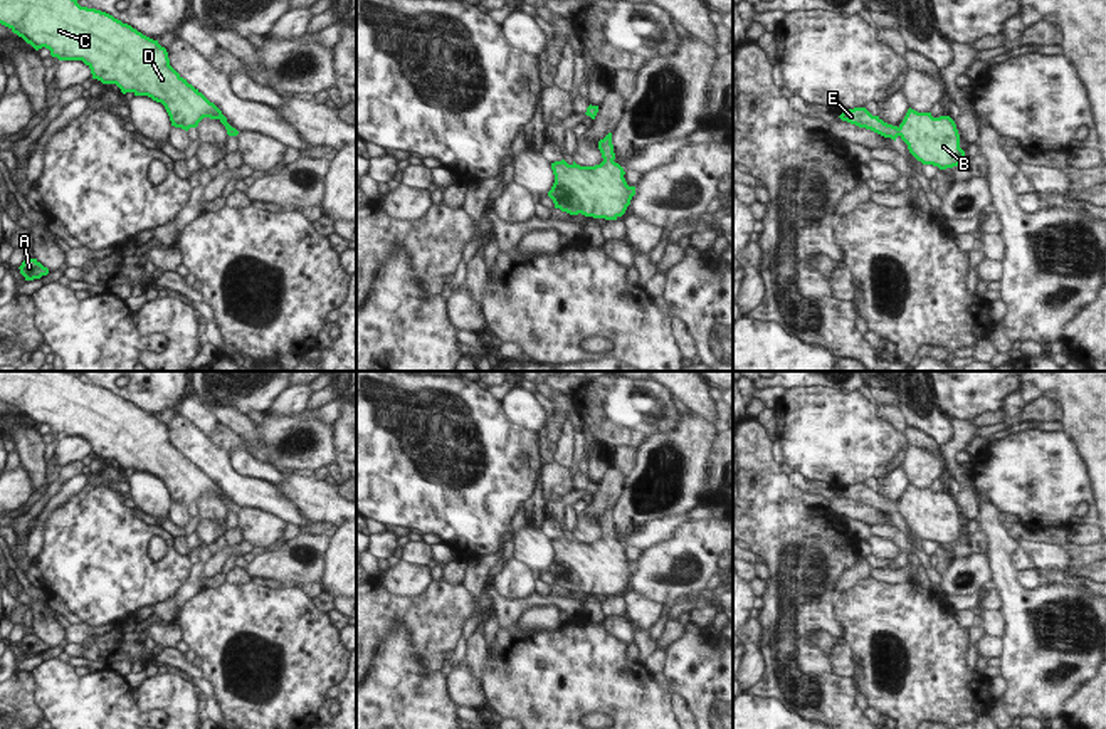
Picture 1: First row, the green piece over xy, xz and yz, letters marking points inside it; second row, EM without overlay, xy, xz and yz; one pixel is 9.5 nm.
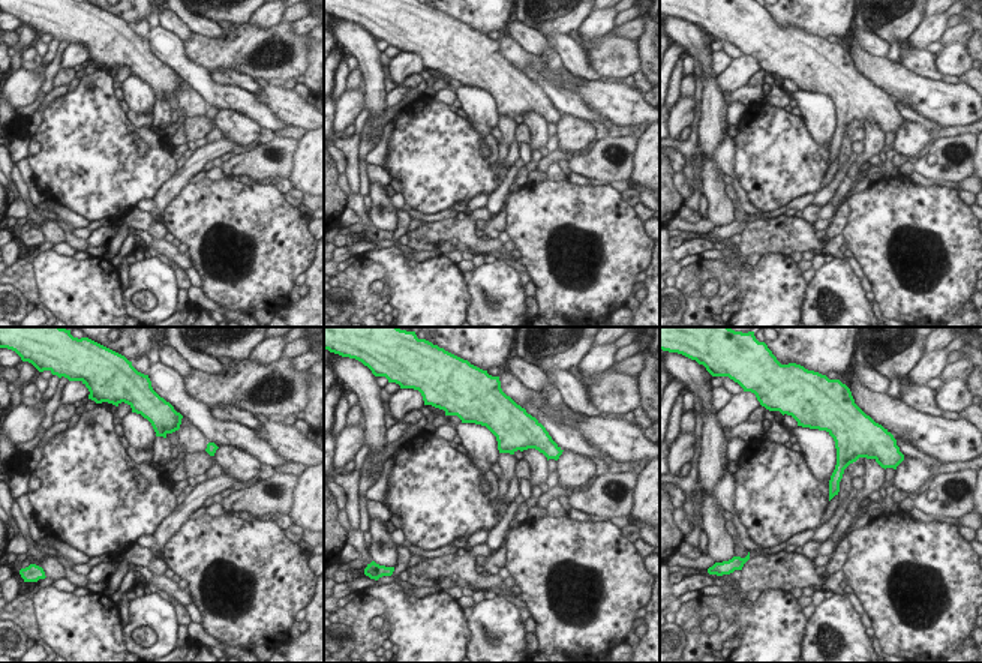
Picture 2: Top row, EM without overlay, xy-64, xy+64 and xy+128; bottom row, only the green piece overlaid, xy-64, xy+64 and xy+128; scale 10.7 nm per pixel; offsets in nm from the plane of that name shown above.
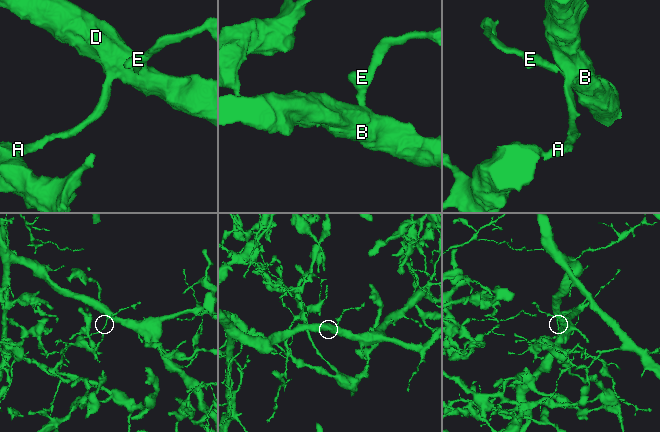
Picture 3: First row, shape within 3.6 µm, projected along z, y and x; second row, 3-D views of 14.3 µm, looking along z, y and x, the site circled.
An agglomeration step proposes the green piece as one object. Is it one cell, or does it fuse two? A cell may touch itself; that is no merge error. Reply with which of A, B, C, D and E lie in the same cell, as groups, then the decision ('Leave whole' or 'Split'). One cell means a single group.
Groups: A B C D E. Leave whole.

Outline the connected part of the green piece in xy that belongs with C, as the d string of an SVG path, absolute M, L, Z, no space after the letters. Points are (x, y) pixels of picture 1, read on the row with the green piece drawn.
M0 0L0 24L35 50L45 47L59 60L82 60L91 69L92 79L116 84L123 94L133 92L161 102L175 128L188 131L203 118L210 118L219 119L229 136L239 134L222 111L170 66L168 52L158 40L106 12L81 7L77 0Z

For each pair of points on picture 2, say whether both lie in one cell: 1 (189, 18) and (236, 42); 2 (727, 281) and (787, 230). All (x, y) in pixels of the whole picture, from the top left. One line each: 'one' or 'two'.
1: two
2: one

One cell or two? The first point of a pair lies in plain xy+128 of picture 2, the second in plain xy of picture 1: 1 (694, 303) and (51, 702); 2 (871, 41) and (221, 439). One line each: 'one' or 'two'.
1: two
2: two

